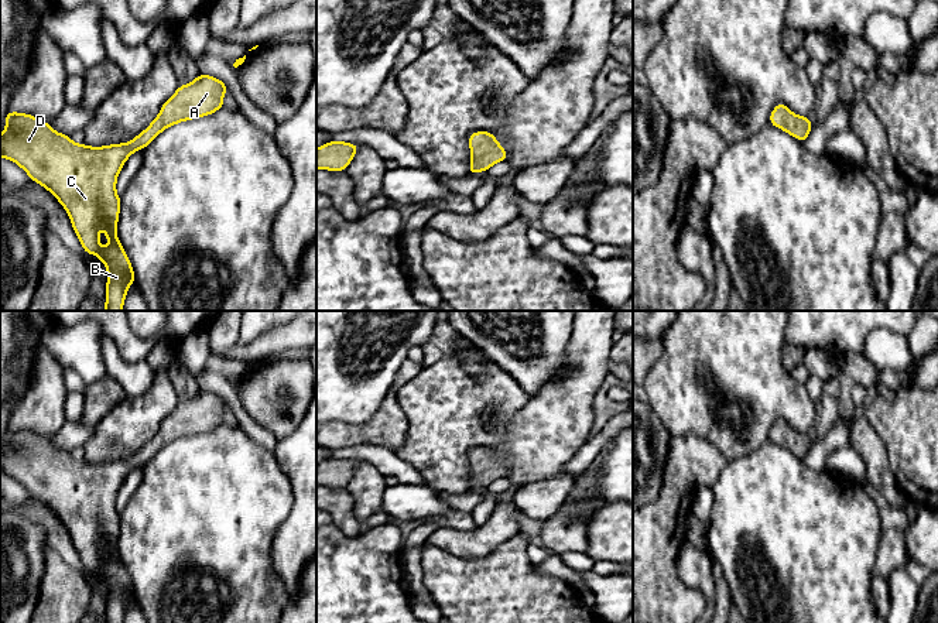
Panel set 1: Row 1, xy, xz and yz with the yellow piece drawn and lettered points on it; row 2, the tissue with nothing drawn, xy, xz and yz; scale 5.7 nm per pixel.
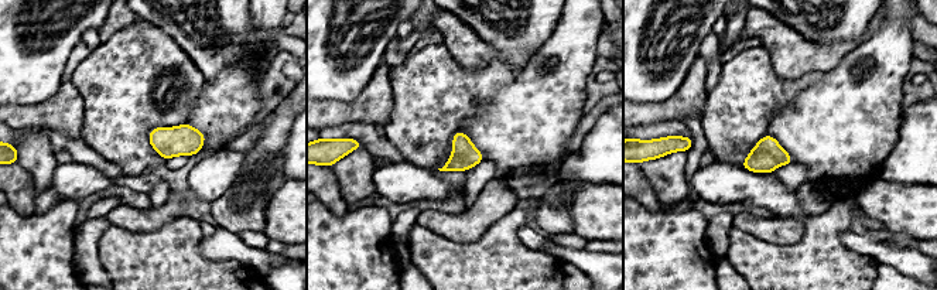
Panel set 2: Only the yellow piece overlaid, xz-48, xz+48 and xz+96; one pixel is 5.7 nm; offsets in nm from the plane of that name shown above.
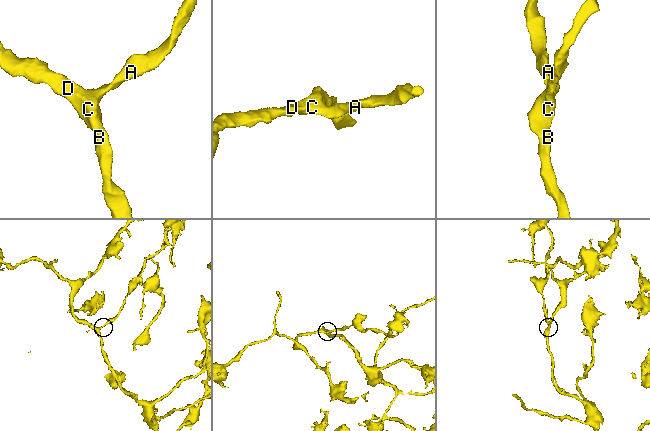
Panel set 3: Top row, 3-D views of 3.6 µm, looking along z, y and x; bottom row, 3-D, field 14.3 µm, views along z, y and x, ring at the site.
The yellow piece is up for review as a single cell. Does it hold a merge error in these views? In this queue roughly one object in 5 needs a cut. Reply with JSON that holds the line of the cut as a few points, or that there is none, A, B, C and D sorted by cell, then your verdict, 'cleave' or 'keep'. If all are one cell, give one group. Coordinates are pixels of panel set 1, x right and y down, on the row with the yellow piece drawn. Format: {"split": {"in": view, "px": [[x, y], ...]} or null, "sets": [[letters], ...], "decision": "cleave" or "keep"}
{"split": null, "sets": [["A", "B", "C", "D"]], "decision": "keep"}

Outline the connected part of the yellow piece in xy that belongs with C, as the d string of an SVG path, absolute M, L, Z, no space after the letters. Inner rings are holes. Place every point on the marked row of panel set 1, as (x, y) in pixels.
M198 75L188 85L181 85L177 92L162 105L158 117L129 143L105 147L89 147L73 143L31 114L7 112L6 130L0 134L0 157L14 161L28 177L54 194L71 218L85 253L99 257L107 270L105 311L123 311L127 287L136 284L133 266L127 259L121 243L117 240L117 220L120 196L116 194L117 175L126 160L138 150L147 147L161 131L179 121L192 120L215 113L223 107L225 82L210 76ZM105 225L109 247L99 243L99 226Z

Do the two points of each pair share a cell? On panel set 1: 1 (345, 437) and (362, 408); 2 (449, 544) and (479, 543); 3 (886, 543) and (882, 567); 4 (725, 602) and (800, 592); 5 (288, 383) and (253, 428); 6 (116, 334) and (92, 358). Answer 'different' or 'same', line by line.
1: different
2: same
3: same
4: different
5: different
6: different

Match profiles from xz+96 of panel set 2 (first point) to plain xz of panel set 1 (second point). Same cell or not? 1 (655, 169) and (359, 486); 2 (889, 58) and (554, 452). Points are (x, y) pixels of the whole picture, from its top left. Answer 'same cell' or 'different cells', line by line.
1: same cell
2: same cell

